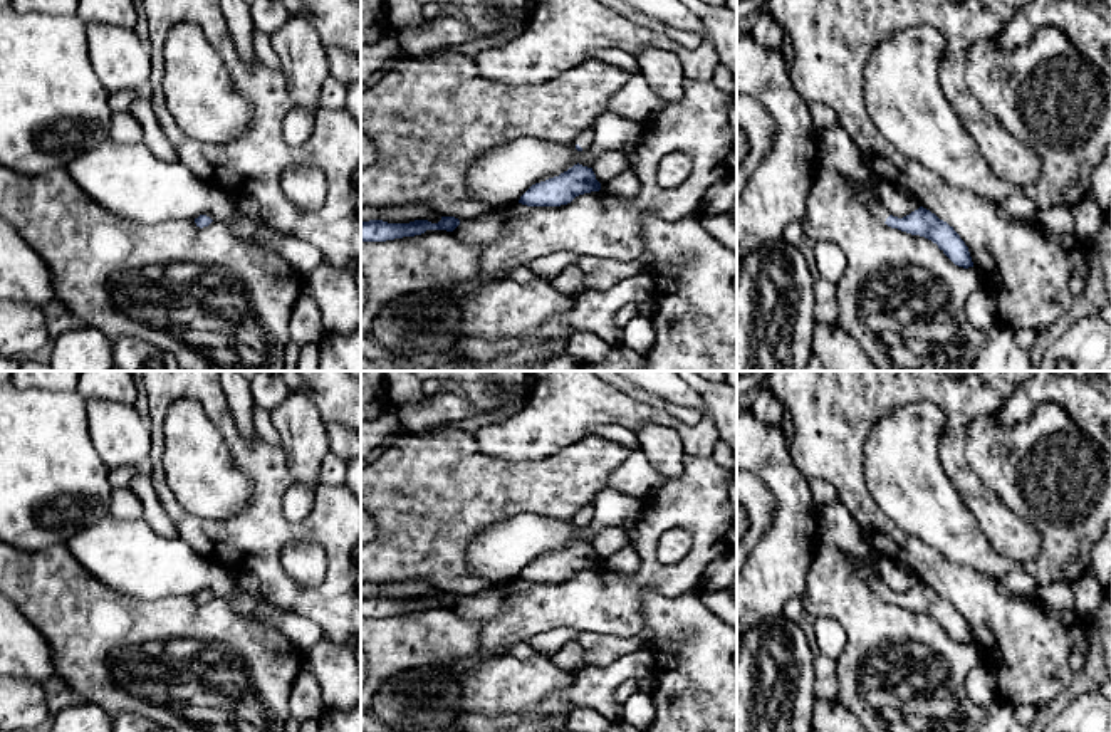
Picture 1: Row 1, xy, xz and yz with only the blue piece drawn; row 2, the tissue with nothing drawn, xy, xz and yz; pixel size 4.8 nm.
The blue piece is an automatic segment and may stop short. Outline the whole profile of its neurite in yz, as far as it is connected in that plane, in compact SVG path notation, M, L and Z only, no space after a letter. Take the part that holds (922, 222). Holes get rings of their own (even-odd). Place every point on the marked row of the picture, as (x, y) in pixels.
M841 124L831 126L819 134L817 163L822 168L837 171L869 212L888 227L925 237L936 243L955 265L973 267L968 247L960 235L930 210L920 207L903 218L888 213L879 201L879 180L871 163Z

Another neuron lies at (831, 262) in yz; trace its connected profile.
M826 240L816 242L814 260L817 265L817 275L837 284L848 267L848 259L839 245Z

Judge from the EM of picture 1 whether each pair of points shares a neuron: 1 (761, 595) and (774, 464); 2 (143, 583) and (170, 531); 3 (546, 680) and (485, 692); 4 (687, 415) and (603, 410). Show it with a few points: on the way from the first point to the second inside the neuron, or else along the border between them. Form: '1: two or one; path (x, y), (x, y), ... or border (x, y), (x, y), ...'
1: one; path (779, 563), (787, 549), (787, 496)
2: two; border (141, 517), (161, 536), (178, 538)
3: one; path (531, 682), (500, 685)
4: two; border (631, 398), (662, 408), (687, 423), (707, 420)

